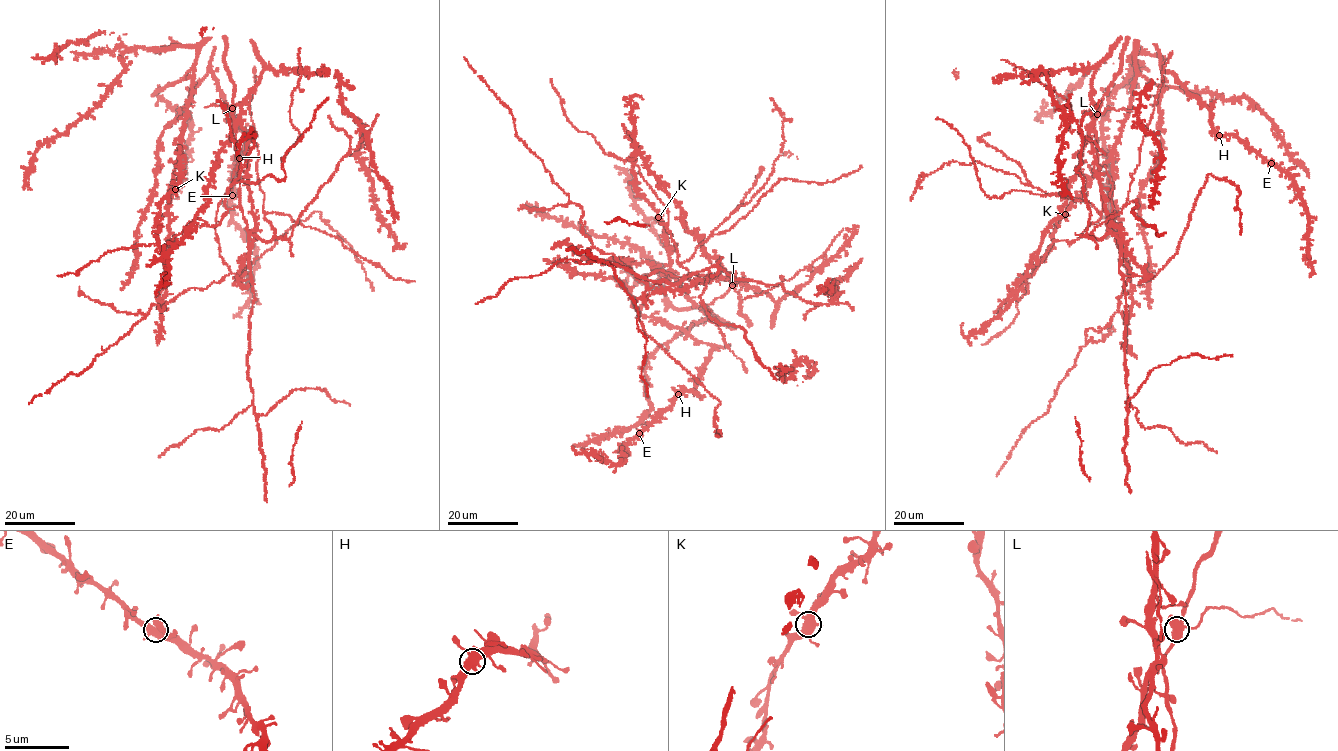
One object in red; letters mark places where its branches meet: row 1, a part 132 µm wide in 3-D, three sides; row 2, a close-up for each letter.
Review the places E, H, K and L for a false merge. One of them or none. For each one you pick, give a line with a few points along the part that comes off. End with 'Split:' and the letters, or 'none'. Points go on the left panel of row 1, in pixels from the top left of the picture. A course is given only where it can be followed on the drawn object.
L: Course of the part to remove: (232, 108), (223, 103), (205, 108)
Split: L

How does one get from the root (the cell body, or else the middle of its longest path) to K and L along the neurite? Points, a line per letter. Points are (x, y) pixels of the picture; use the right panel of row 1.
K: (1039, 264), (1052, 246), (1054, 231), (1065, 214)
L: (1039, 264), (1014, 290), (1024, 278), (1049, 225), (1060, 217), (1067, 184), (1078, 170), (1088, 127), (1097, 114)

